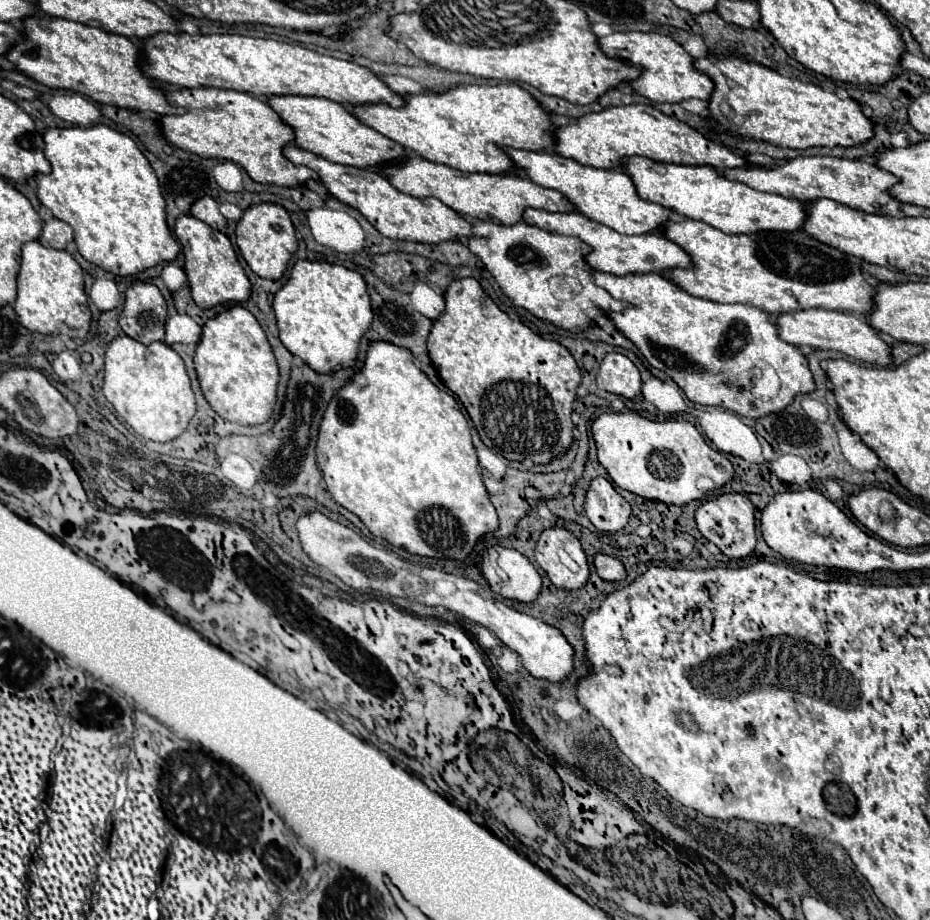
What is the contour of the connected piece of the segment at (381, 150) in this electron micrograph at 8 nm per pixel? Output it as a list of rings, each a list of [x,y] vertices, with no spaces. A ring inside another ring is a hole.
[[[268,96],[266,104],[280,116],[284,124],[294,130],[296,146],[318,154],[330,162],[368,168],[378,164],[396,164],[406,158],[404,148],[398,142],[390,142],[390,138],[362,126],[352,114],[346,114],[346,108],[338,102],[326,98],[312,98],[312,96]]]

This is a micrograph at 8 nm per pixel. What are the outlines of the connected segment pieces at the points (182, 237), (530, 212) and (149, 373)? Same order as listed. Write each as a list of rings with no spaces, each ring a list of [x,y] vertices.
[[[182,216],[176,220],[174,228],[186,258],[184,272],[192,290],[192,298],[200,308],[214,308],[226,302],[246,302],[250,298],[250,280],[238,262],[238,256],[226,234],[210,228],[194,216]]]
[[[526,208],[522,214],[522,220],[530,226],[538,226],[542,230],[548,232],[556,232],[556,234],[566,234],[566,236],[576,236],[580,238],[584,244],[588,244],[592,248],[590,254],[584,256],[586,264],[594,270],[602,270],[602,272],[610,272],[610,274],[648,274],[648,272],[668,272],[672,268],[688,268],[690,266],[690,258],[688,254],[674,242],[666,240],[664,236],[658,234],[638,234],[638,236],[626,236],[626,234],[618,234],[616,230],[598,224],[586,216],[582,216],[580,212],[546,212],[546,210],[538,210],[538,208]]]
[[[118,336],[106,350],[106,376],[102,386],[104,396],[116,408],[118,416],[142,438],[154,442],[170,442],[178,438],[196,414],[196,398],[190,388],[190,378],[186,374],[184,360],[164,342],[152,342],[144,346],[128,336]]]

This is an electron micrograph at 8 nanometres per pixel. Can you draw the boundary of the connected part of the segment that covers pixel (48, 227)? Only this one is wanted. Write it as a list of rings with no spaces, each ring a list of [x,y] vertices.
[[[52,218],[50,222],[44,224],[44,230],[40,234],[40,244],[46,248],[66,248],[72,236],[74,236],[74,230],[70,228],[70,224],[58,218]]]

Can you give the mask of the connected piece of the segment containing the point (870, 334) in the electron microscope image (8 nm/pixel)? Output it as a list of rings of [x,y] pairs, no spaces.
[[[798,310],[798,312],[784,312],[774,318],[778,326],[778,336],[788,344],[808,346],[808,348],[822,348],[822,350],[838,350],[846,356],[852,356],[862,362],[870,364],[890,364],[890,344],[886,344],[872,326],[866,326],[858,314],[852,312],[836,312],[836,310]]]

